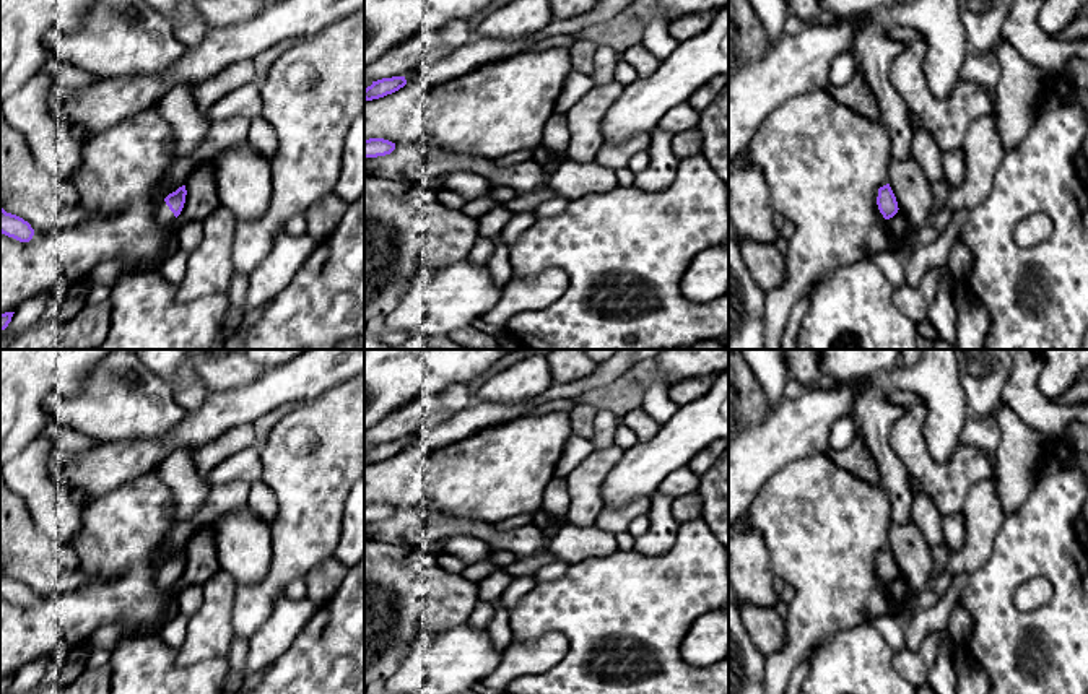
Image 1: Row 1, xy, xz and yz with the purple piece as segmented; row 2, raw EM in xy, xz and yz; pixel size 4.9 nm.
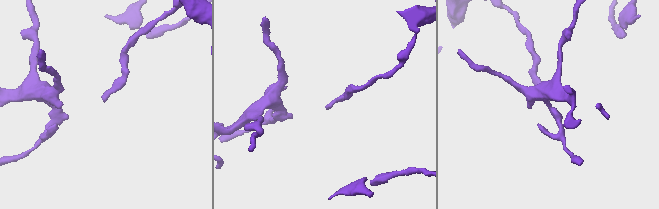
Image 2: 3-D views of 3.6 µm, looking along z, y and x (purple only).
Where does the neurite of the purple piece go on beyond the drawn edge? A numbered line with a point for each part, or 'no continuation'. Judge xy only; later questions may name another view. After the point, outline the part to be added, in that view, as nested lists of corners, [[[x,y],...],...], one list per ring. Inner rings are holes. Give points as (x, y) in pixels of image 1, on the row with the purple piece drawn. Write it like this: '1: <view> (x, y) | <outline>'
1: xy (163, 215) | [[[164,200],[156,206],[154,216],[159,224],[171,224],[176,219]]]

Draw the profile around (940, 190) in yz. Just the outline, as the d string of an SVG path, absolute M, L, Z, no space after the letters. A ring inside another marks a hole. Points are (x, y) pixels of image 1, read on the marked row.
M940 179L938 182L930 184L930 189L934 195L934 213L935 213L943 206L945 200L950 197L953 189L945 179Z

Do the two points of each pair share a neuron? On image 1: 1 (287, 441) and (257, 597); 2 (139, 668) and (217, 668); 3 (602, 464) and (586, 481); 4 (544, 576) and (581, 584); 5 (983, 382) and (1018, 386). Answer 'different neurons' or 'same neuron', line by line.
1: same neuron
2: same neuron
3: same neuron
4: different neurons
5: different neurons

